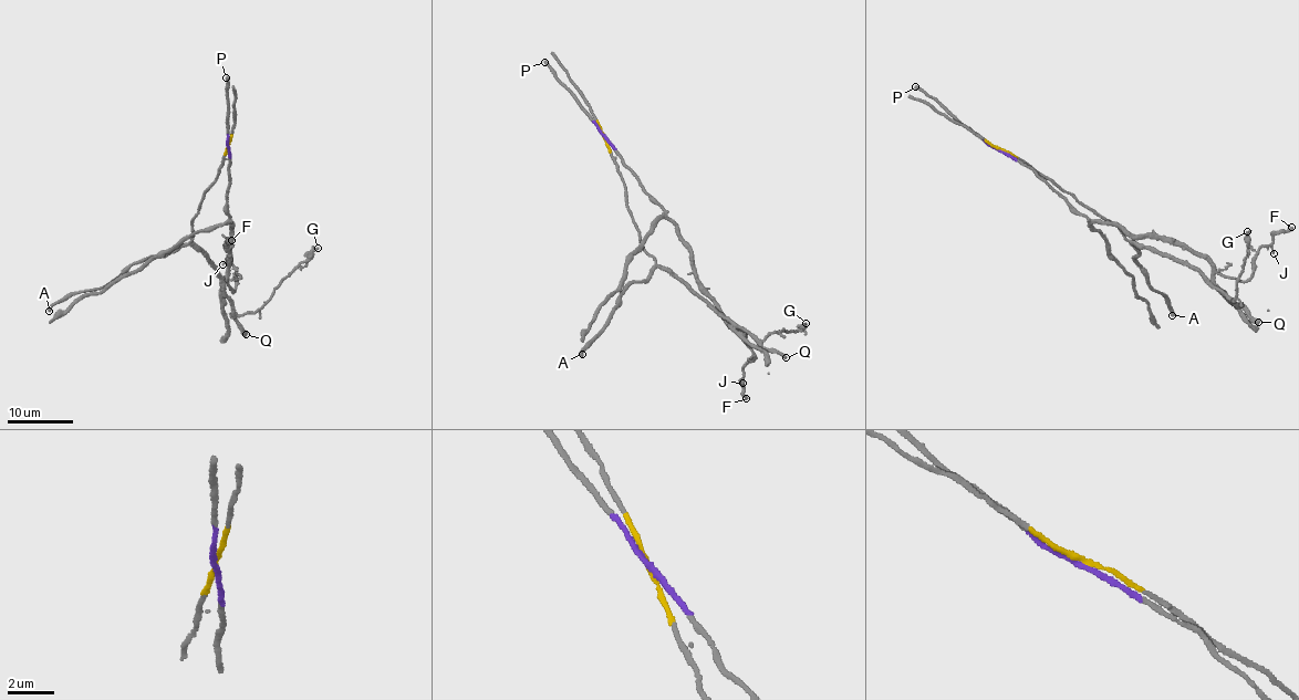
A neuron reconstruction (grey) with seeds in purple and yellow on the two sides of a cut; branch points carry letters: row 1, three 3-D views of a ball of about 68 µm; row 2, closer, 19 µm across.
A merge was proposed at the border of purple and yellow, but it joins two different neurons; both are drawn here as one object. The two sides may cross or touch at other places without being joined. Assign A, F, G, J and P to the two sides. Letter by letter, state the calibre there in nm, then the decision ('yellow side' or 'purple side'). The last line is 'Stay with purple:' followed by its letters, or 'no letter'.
A: 280 nm thick; yellow side
F: 280 nm thick; purple side
G: 120 nm thick; yellow side
J: 80 nm thick; purple side
P: 240 nm thick; purple side
Stay with purple: F, J, P

